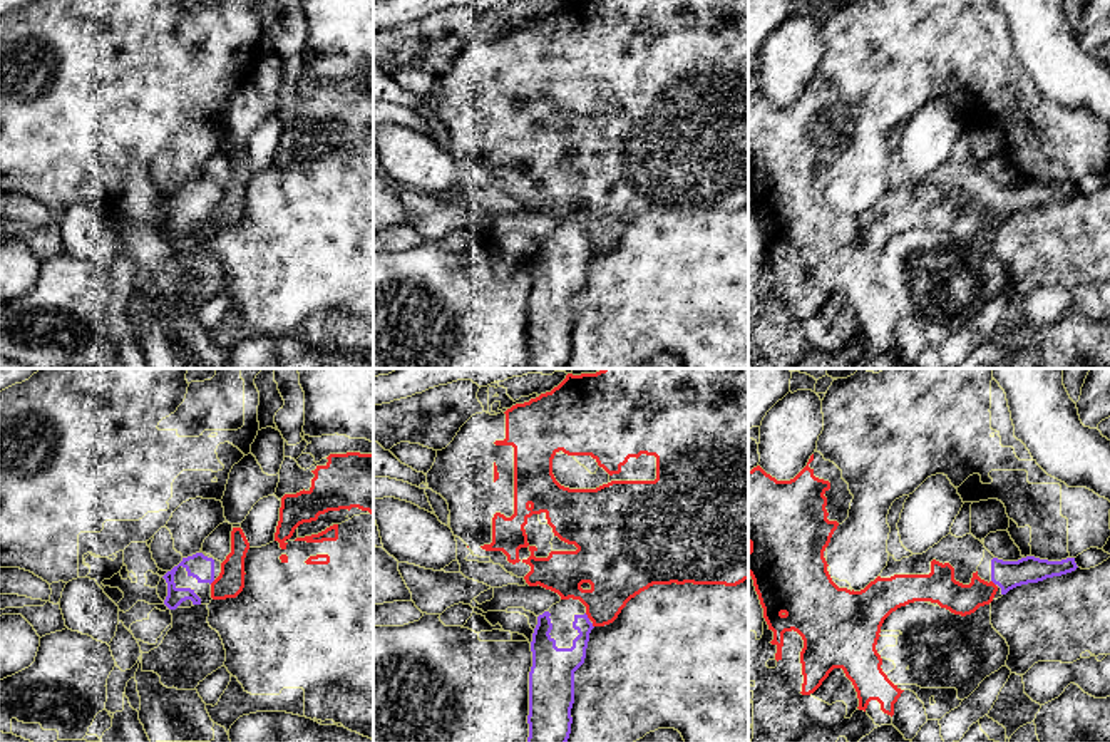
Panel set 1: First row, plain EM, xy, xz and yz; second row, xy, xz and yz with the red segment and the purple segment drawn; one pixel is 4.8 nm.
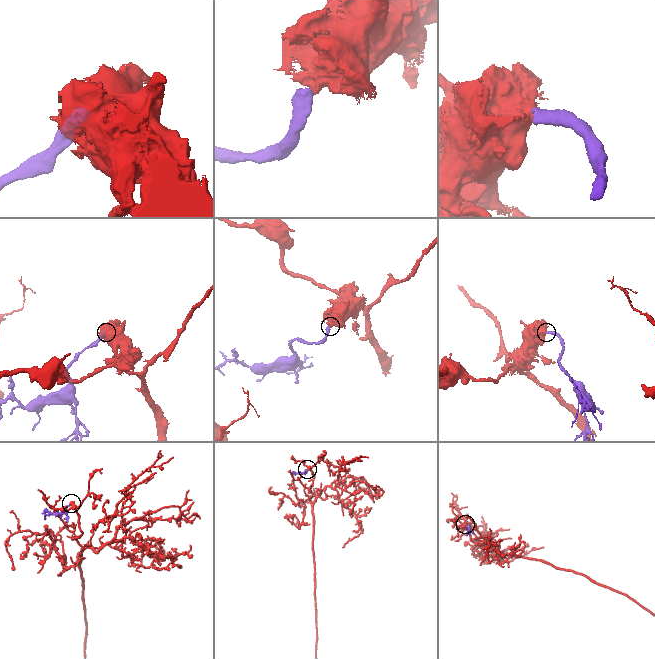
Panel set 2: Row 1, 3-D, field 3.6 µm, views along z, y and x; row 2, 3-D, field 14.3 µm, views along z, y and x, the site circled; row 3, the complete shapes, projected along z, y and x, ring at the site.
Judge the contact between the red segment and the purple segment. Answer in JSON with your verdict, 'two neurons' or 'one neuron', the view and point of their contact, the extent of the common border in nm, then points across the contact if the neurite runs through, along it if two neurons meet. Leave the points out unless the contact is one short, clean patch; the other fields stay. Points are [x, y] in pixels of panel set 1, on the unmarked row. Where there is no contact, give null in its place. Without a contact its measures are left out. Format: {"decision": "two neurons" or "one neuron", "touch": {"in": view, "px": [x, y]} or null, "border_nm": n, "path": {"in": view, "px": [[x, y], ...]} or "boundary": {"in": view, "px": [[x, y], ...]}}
{"decision": "one neuron", "touch": {"in": "xz", "px": [588, 242]}, "border_nm": 40, "path": {"in": "xz", "px": [[616, 198], [608, 221], [588, 242], [580, 270], [563, 287]]}}

